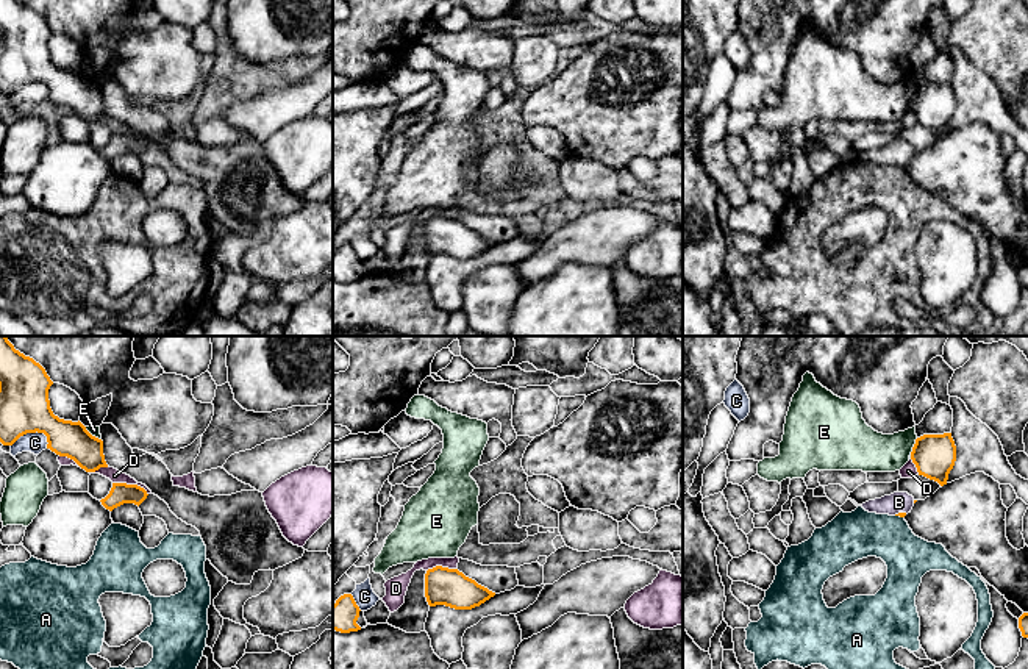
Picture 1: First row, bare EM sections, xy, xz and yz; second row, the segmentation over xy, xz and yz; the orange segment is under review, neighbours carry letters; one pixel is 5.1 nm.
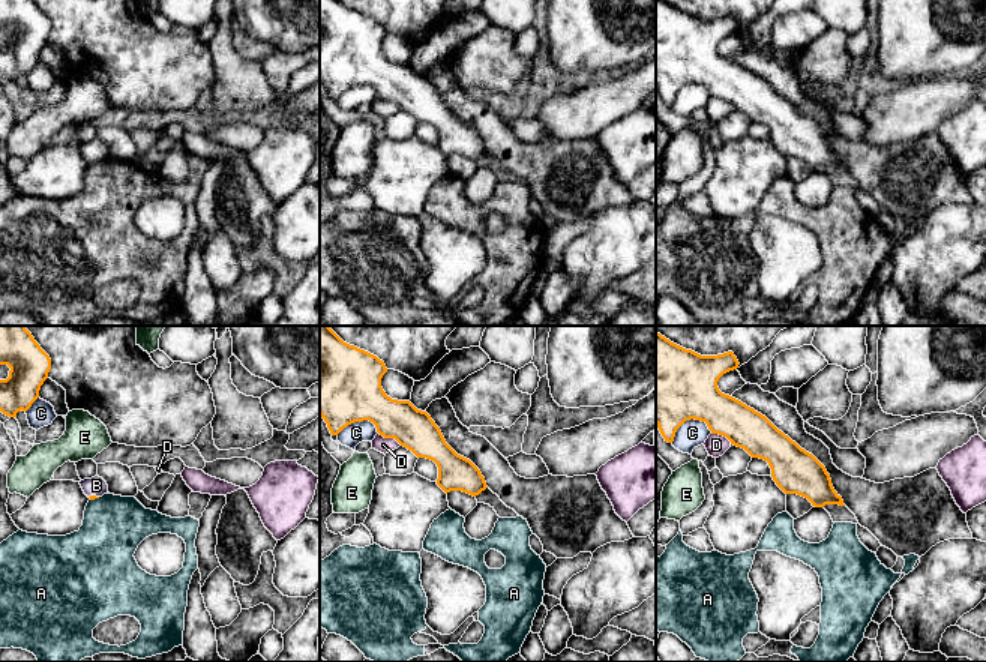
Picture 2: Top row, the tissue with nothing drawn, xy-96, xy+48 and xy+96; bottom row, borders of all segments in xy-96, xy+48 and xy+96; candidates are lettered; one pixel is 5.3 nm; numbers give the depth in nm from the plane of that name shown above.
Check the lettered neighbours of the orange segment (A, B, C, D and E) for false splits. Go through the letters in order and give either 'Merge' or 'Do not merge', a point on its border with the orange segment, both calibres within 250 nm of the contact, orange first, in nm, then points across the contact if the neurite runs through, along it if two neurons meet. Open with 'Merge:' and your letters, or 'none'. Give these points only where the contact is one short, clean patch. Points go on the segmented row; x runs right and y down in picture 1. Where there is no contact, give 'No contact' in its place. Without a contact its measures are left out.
Merge: B
A: Do not merge. Touches orange at yz (900, 516). Thickness 30 nm (orange) against 240 nm
B: Merge. Touches orange at yz (900, 513). Thickness 30 nm (orange) against 110 nm. Path across: yz (902, 515), (900, 513), (899, 502)
C: Do not merge. Touches orange at xy (32, 432). Thickness 260 nm (orange) against 110 nm
D: Do not merge. Touches orange at xy (132, 485). Thickness 110 nm (orange) against 70 nm
E: Do not merge. Touches orange at yz (914, 446). Thickness 220 nm (orange) against 220 nm

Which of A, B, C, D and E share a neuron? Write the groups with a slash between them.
A / B / C / D / E

